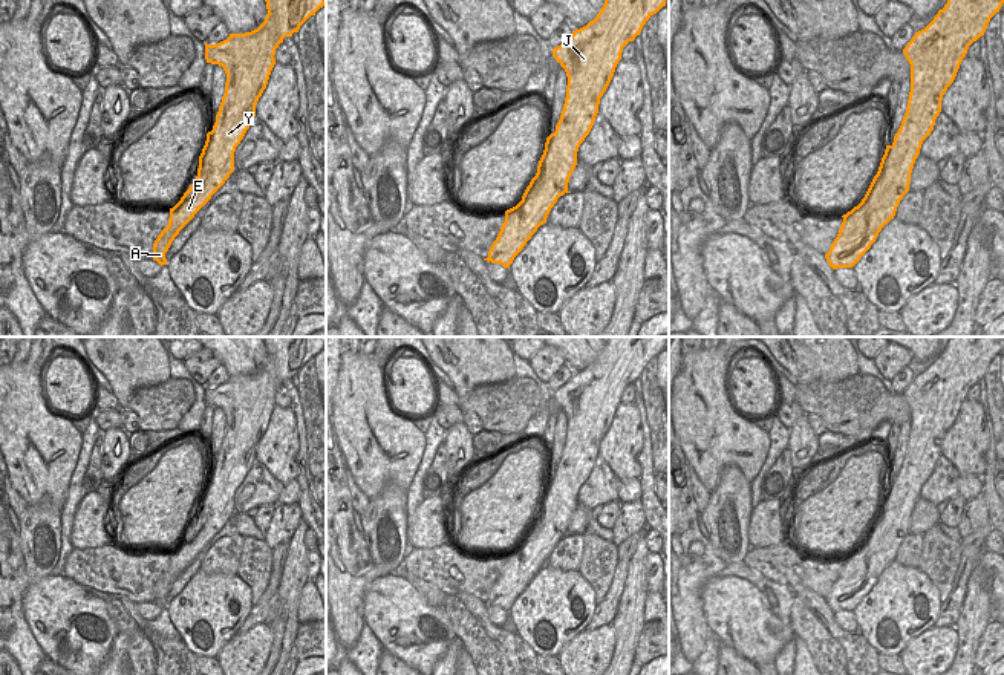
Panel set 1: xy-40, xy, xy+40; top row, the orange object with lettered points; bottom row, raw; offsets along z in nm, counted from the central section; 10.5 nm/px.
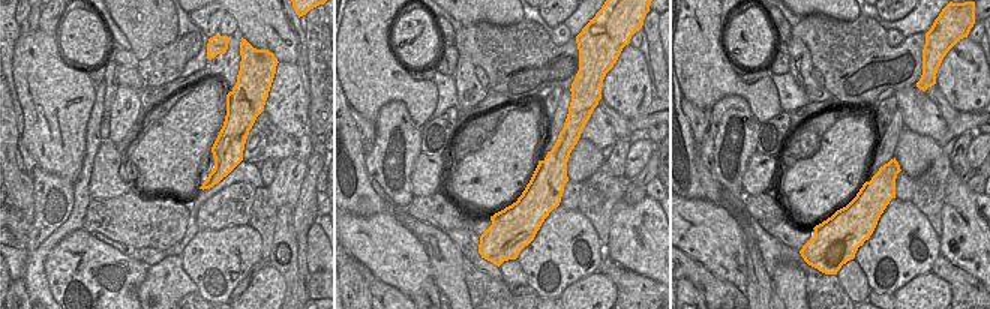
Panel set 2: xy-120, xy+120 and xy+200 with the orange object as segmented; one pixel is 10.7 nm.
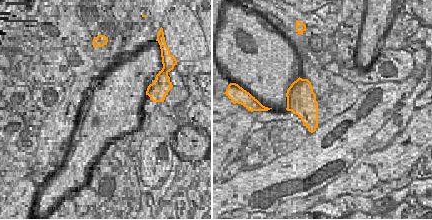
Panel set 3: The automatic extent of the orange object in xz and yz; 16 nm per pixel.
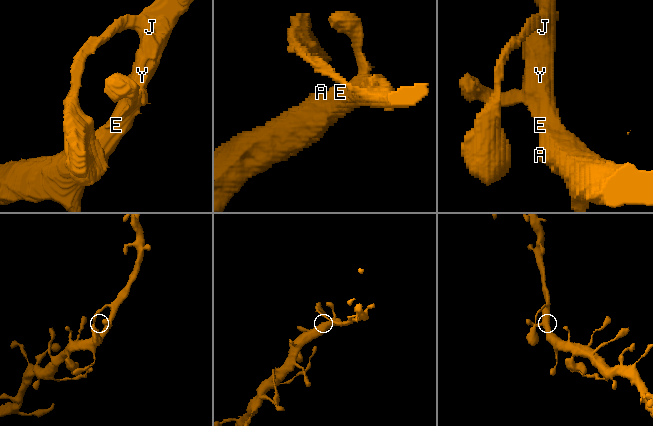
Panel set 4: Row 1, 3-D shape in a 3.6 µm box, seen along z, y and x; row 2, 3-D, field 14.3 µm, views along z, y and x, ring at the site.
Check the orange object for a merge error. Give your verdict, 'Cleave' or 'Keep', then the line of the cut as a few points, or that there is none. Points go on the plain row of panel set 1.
Keep. No split

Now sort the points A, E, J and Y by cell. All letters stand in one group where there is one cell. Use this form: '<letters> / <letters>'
A E J Y

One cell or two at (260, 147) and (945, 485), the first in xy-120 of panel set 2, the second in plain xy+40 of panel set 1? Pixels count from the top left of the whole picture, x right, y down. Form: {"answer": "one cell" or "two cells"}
{"answer": "one cell"}

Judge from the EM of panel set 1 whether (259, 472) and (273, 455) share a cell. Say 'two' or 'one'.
two

